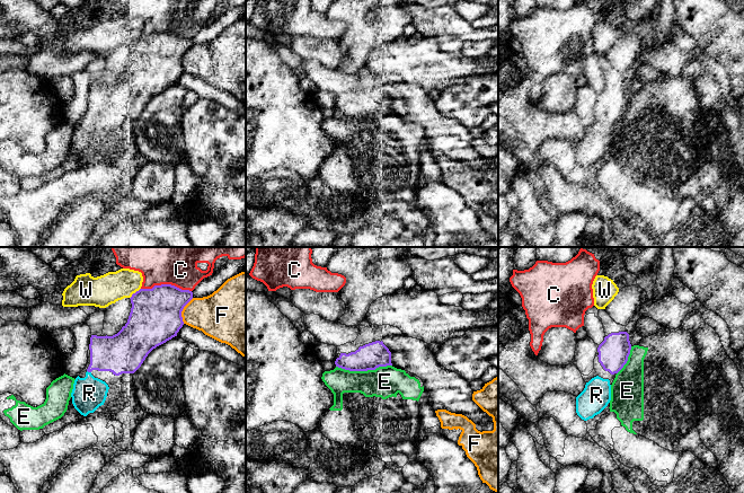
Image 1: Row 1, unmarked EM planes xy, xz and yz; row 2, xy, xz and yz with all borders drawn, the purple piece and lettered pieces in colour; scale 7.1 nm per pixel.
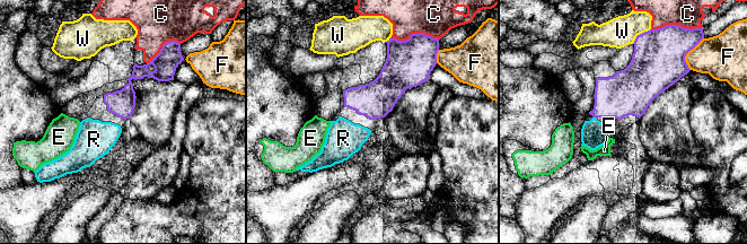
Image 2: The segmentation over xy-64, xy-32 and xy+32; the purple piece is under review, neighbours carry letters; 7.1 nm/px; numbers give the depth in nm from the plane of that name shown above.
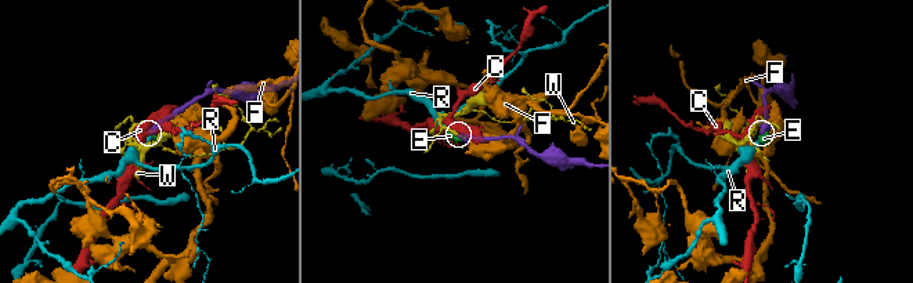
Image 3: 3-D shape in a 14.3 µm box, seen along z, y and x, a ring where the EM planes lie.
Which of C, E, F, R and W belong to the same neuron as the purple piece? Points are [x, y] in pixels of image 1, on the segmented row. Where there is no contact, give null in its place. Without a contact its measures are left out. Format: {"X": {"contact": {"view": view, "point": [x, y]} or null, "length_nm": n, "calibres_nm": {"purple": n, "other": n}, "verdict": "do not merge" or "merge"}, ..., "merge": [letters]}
{"C": {"contact": {"view": "xy", "point": [166, 284]}, "length_nm": 360, "calibres_nm": {"purple": 360, "other": 480}, "verdict": "do not merge"}, "E": {"contact": {"view": "xz", "point": [363, 370]}, "length_nm": 400, "calibres_nm": {"purple": 190, "other": 220}, "verdict": "do not merge"}, "F": {"contact": {"view": "xy", "point": [182, 310]}, "length_nm": 200, "calibres_nm": {"purple": 360, "other": 300}, "verdict": "do not merge"}, "R": {"contact": {"view": "xy", "point": [89, 371]}, "length_nm": 40, "calibres_nm": {"purple": 280, "other": 240}, "verdict": "merge"}, "W": {"contact": {"view": "xy", "point": [135, 292]}, "length_nm": 110, "calibres_nm": {"purple": 360, "other": 220}, "verdict": "do not merge"}, "merge": ["R"]}

